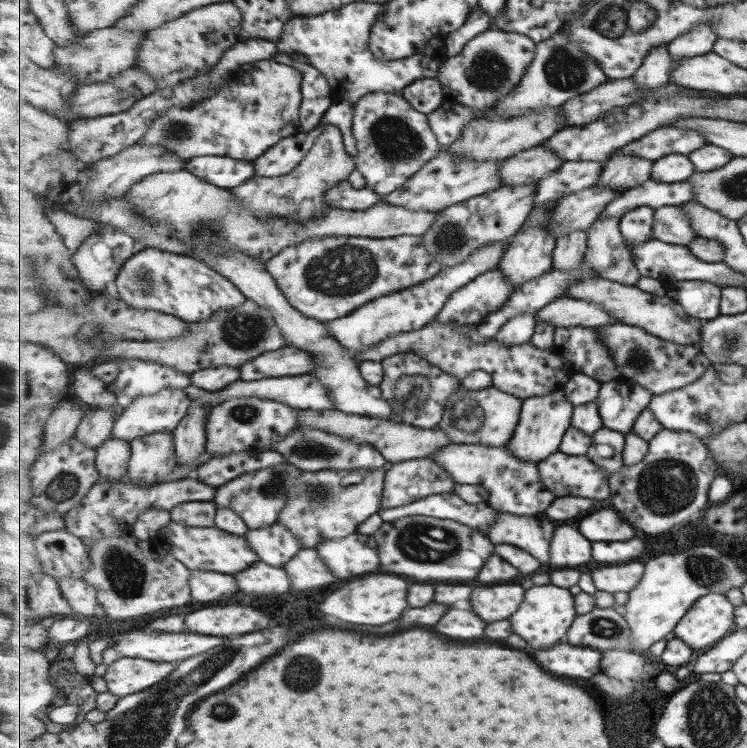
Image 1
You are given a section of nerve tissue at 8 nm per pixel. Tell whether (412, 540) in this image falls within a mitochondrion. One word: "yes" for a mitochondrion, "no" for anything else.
yes

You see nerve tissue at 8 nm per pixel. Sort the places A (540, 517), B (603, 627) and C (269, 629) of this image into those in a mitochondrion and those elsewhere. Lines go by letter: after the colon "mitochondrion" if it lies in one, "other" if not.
A: other
B: mitochondrion
C: other

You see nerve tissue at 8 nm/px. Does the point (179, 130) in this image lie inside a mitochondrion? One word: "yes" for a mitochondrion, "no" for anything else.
yes

